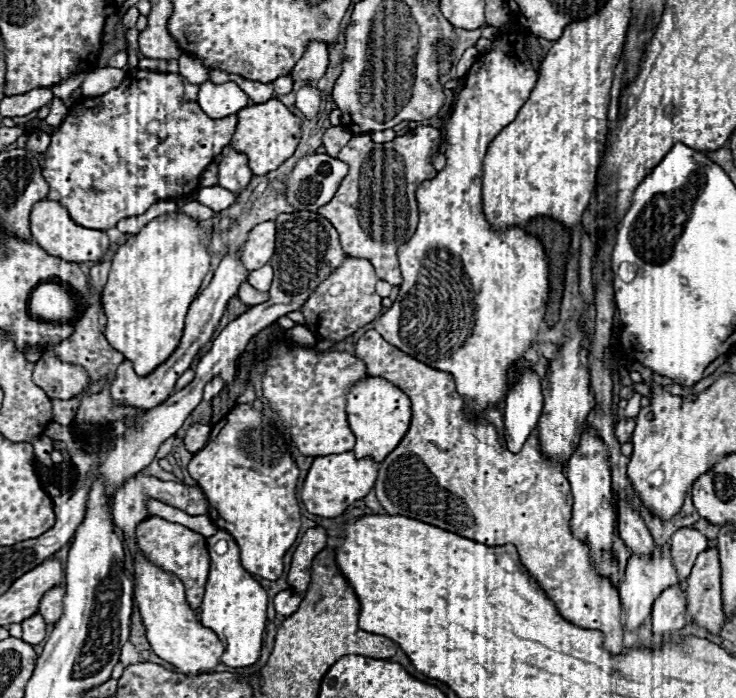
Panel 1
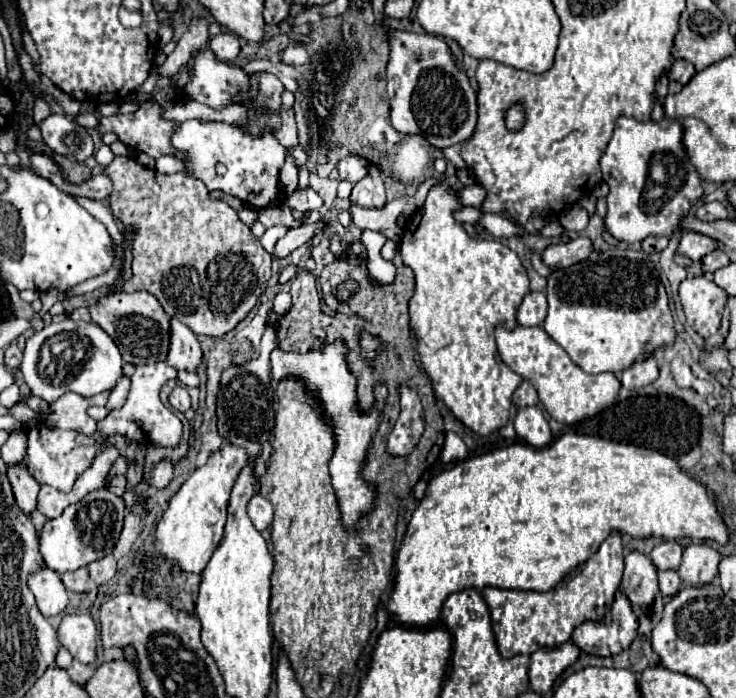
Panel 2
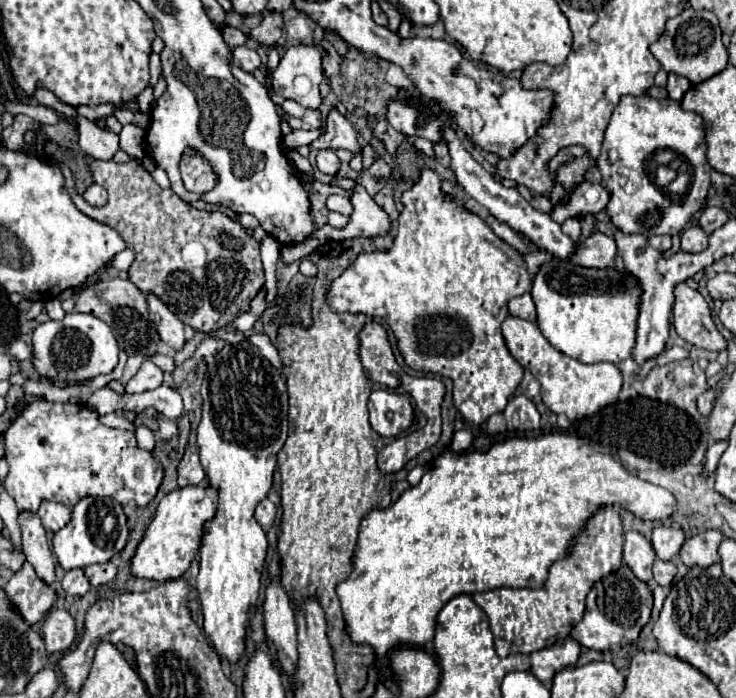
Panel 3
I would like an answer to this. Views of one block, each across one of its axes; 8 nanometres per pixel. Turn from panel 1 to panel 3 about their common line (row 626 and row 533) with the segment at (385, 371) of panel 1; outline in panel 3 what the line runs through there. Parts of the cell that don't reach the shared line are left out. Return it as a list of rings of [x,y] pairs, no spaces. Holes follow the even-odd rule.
[[[614,506],[600,508],[580,532],[572,554],[558,560],[550,568],[550,576],[542,588],[496,588],[490,592],[474,594],[474,602],[484,610],[494,634],[494,648],[498,656],[508,654],[532,654],[548,648],[554,642],[566,638],[570,630],[582,620],[586,594],[590,588],[610,572],[616,572],[622,564],[624,532],[618,510]]]

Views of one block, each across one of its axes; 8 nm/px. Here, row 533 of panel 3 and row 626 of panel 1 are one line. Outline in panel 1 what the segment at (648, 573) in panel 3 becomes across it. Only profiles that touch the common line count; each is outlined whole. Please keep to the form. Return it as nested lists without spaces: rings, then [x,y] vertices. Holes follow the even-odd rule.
[[[668,544],[658,546],[652,556],[636,556],[636,554],[632,554],[628,558],[624,582],[620,582],[620,586],[618,586],[622,608],[624,608],[624,614],[626,614],[626,626],[630,630],[638,630],[640,624],[650,616],[654,600],[662,594],[662,590],[666,590],[672,584],[680,584],[680,578],[678,578],[678,572],[674,568],[674,562],[670,558],[670,546]]]

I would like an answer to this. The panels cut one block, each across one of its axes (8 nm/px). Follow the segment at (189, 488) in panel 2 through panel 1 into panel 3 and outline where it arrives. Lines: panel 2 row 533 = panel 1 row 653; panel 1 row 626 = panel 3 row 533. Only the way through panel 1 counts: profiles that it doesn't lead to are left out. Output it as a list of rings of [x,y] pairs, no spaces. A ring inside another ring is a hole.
[[[184,486],[166,494],[152,518],[146,534],[132,558],[132,574],[150,580],[174,580],[180,578],[192,564],[196,552],[202,546],[204,524],[216,516],[218,490],[212,486]]]

